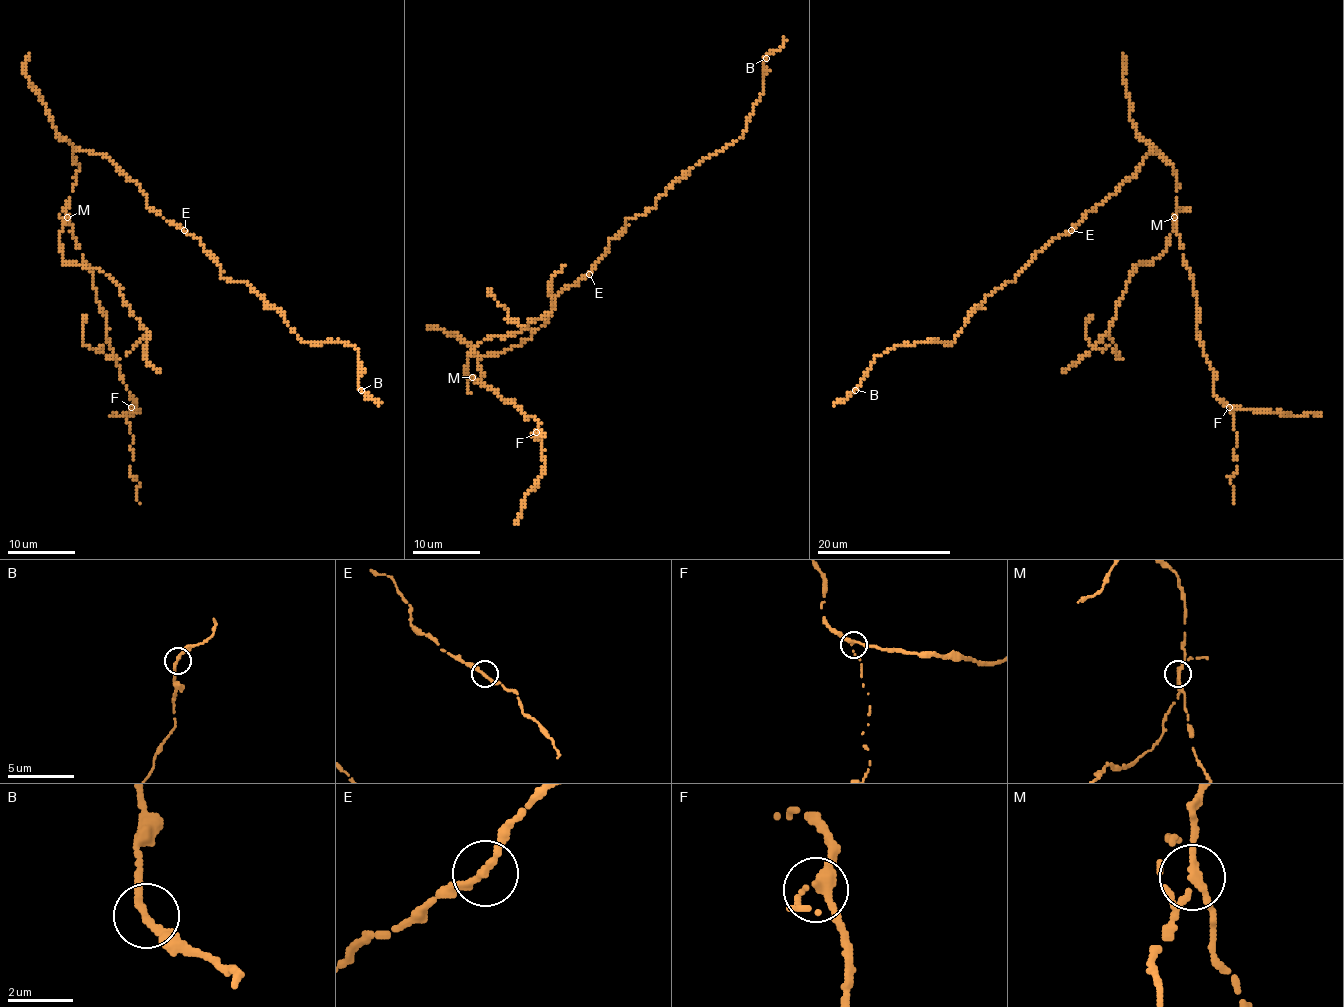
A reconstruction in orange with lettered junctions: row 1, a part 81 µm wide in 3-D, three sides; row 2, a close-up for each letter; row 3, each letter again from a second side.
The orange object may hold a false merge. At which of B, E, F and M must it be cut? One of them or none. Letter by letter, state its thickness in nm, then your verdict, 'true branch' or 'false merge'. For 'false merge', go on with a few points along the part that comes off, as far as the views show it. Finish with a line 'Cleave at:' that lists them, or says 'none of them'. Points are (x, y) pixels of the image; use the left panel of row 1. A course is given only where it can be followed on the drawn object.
B: 240 nm thick; true branch
E: 240 nm thick; true branch
F: 240 nm thick; true branch
M: 200 nm thick; false merge; foreign part runs (67, 217), (63, 261), (107, 274), (147, 333), (112, 358), (84, 343), (82, 314)
Cleave at: M

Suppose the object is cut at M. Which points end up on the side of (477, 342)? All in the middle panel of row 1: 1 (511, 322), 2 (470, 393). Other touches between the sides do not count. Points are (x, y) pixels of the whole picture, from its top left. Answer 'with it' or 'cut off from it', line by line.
1: with it
2: with it

